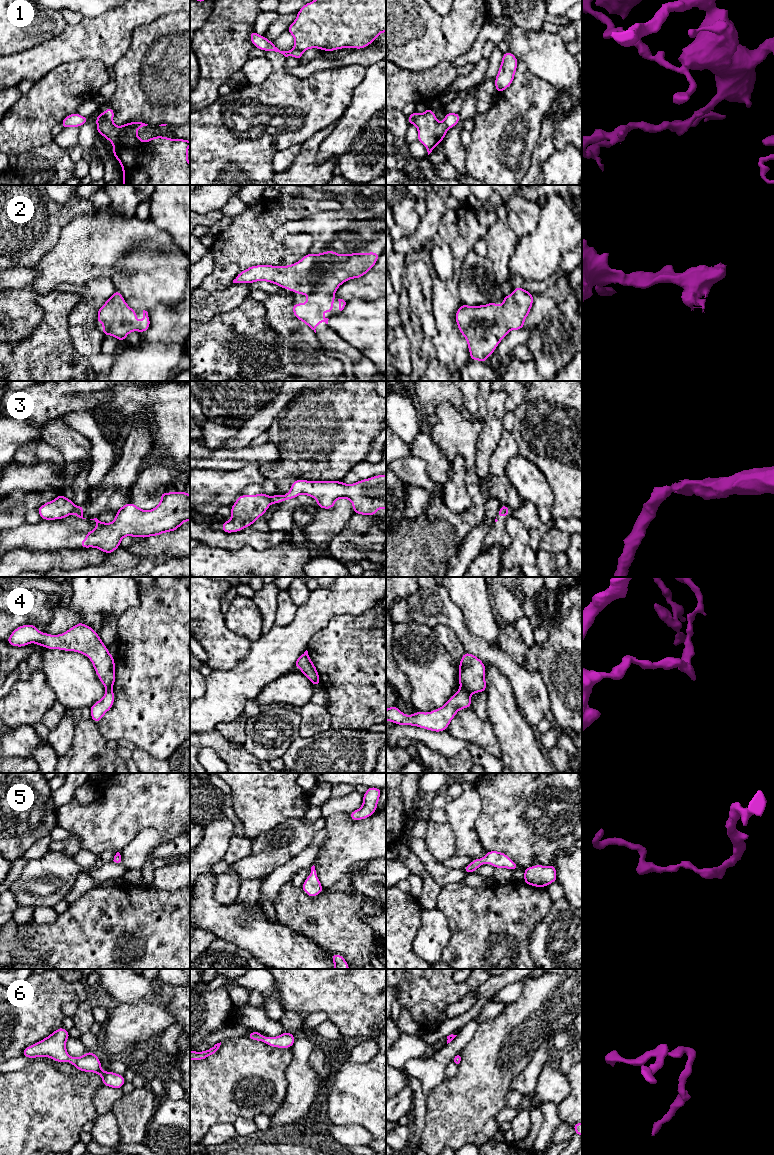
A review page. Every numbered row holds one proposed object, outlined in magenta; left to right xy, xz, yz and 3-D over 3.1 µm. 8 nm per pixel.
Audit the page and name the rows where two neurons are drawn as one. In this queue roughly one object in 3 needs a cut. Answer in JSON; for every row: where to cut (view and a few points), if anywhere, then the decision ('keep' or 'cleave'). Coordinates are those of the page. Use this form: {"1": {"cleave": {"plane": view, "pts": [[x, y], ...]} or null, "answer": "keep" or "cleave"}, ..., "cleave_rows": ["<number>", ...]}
{"1": {"cleave": {"plane": "xy", "pts": [[102, 113], [104, 120], [97, 127]]}, "answer": "cleave"}, "2": {"cleave": null, "answer": "keep"}, "3": {"cleave": {"plane": "xz", "pts": [[269, 496], [272, 502]]}, "answer": "cleave"}, "4": {"cleave": {"plane": "yz", "pts": [[460, 686], [470, 695]]}, "answer": "cleave"}, "5": {"cleave": null, "answer": "keep"}, "6": {"cleave": null, "answer": "keep"}, "cleave_rows": ["1", "3", "4"]}

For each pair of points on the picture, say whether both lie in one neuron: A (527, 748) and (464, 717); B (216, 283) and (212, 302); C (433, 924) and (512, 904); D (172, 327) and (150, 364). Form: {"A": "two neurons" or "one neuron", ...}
{"A": "two neurons", "B": "two neurons", "C": "two neurons", "D": "one neuron"}

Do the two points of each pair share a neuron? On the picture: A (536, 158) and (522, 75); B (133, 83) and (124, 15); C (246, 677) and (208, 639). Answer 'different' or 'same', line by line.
A: different
B: different
C: different

